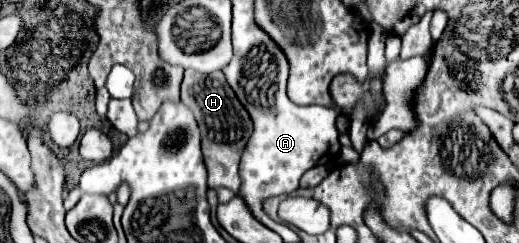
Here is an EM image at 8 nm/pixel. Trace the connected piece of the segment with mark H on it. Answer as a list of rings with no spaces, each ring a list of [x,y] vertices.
[[[185,70],[185,78],[181,84],[181,100],[193,110],[201,128],[201,146],[209,174],[209,188],[225,186],[237,194],[241,188],[239,160],[243,154],[243,146],[247,146],[247,140],[253,132],[251,116],[247,114],[247,110],[243,110],[243,104],[235,96],[233,88],[227,84],[223,72],[201,74],[195,70]]]

